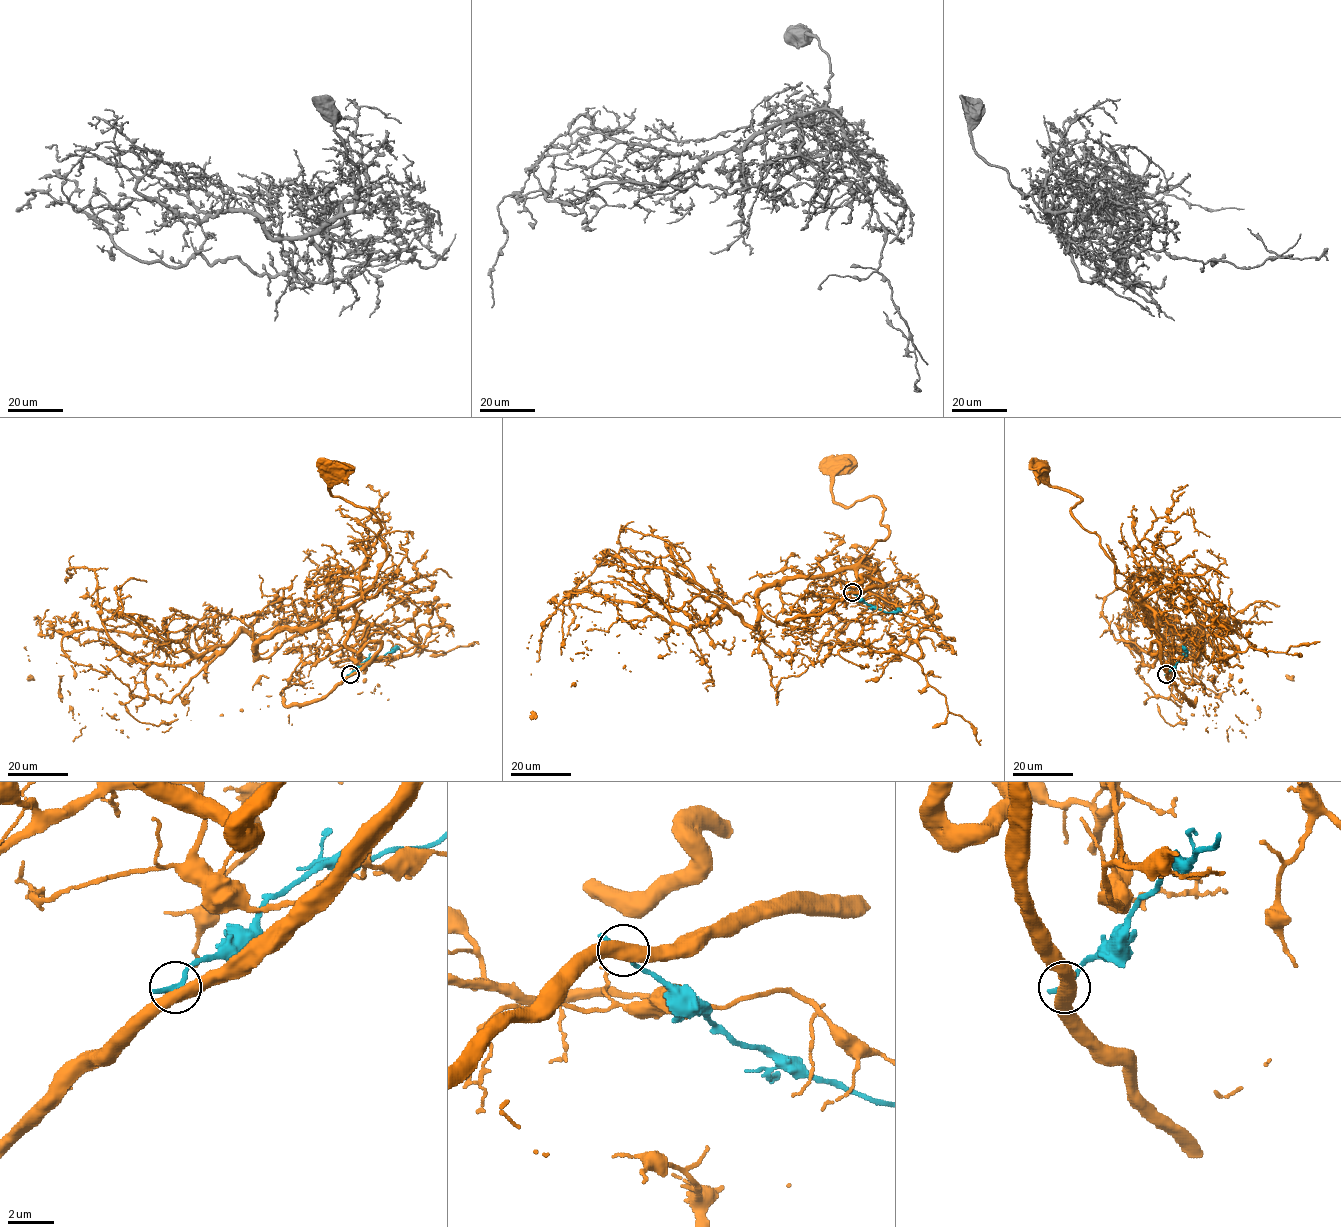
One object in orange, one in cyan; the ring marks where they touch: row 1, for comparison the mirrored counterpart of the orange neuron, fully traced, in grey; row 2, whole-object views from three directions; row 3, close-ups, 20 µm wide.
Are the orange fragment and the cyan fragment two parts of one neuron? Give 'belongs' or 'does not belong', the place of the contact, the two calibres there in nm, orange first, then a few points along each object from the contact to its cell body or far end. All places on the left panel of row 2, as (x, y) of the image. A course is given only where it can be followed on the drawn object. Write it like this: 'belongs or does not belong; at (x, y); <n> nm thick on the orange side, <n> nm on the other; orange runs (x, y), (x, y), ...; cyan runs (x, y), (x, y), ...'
does not belong; at (350, 674); 550 nm thick on the orange side, 240 nm on the other; orange runs (350, 674), (380, 646), (368, 643), (359, 653), (345, 638), (386, 549), (374, 514), (332, 495), (333, 466); cyan runs (350, 674), (369, 658), (399, 647)

